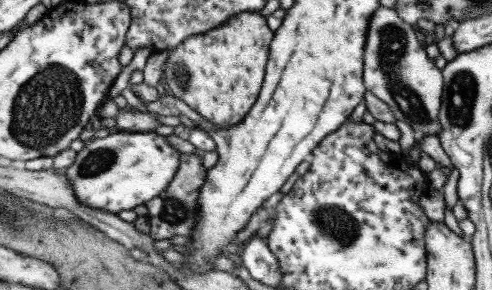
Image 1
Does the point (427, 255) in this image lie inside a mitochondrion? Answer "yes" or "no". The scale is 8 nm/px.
no

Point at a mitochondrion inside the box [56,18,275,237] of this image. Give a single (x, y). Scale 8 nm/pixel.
(99, 161)

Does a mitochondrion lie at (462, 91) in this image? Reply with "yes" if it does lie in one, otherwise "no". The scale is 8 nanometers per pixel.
yes

